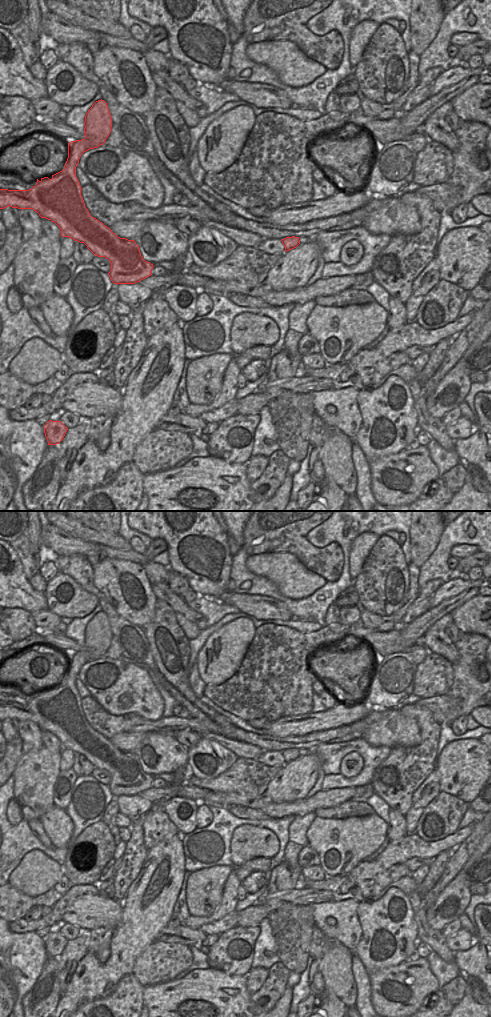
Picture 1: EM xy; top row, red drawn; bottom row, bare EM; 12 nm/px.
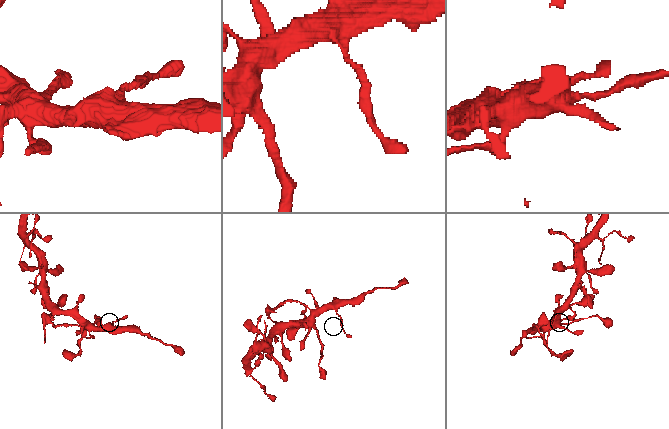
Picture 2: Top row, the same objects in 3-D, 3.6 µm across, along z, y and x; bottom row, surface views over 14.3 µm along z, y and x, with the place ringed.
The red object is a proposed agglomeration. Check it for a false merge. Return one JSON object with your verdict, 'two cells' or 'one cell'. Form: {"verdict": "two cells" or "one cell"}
{"verdict": "one cell"}

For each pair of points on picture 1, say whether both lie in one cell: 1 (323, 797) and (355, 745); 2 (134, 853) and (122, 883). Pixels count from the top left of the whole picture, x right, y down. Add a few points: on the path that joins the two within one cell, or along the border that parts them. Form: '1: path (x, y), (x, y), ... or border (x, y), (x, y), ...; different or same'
1: border (351, 787), (321, 790); different
2: path (132, 860), (125, 876); same

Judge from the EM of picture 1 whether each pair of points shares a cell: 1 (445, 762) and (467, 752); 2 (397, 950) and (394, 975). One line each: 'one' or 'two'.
1: one
2: two

